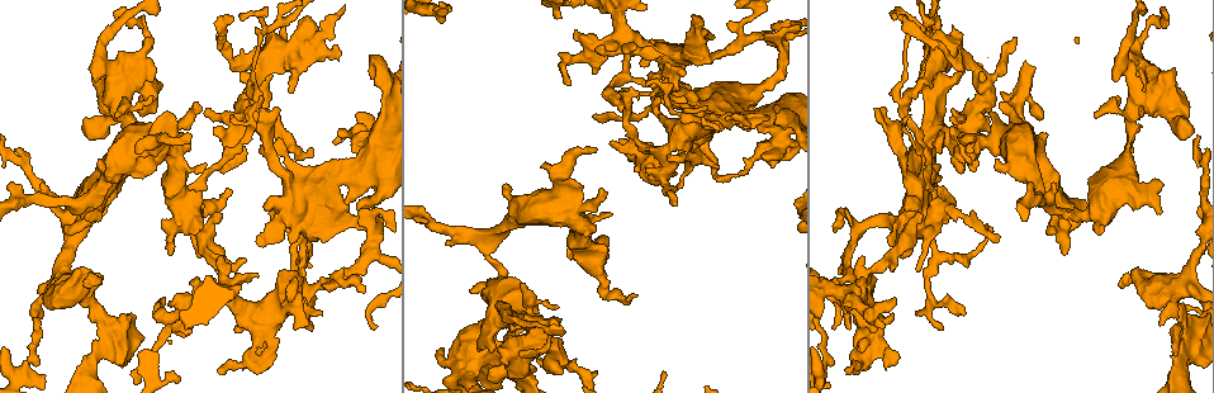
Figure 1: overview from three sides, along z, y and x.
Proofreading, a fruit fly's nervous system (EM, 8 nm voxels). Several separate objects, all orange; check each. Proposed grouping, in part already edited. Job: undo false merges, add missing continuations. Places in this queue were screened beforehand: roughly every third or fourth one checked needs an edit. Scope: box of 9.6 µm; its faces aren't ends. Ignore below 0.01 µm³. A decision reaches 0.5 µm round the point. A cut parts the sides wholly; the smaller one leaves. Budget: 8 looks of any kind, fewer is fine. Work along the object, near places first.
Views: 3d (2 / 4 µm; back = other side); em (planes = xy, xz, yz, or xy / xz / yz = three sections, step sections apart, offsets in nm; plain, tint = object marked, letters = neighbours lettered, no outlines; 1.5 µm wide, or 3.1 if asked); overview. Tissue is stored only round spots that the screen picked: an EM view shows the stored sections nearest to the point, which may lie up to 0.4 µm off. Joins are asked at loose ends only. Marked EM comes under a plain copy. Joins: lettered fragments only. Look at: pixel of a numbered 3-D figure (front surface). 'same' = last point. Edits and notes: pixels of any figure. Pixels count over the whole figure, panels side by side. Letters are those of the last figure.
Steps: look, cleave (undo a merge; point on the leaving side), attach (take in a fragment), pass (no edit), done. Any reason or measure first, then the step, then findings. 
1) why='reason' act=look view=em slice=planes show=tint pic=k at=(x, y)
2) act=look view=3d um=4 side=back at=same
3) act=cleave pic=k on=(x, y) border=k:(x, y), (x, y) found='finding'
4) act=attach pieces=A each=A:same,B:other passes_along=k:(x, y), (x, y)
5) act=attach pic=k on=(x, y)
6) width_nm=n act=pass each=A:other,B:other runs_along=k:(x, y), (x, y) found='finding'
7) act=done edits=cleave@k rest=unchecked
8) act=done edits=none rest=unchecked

why='free end' act=look view=3d um=4 side=back pic=1 at=(489, 350)

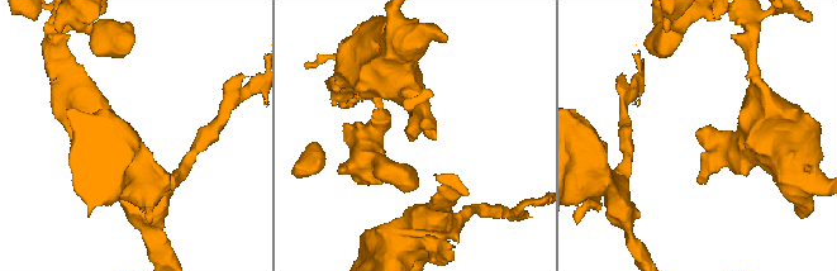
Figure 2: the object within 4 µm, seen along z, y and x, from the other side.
why='shape alone is not enough' act=look view=em slice=planes show=letters pic=2 at=(701, 128)

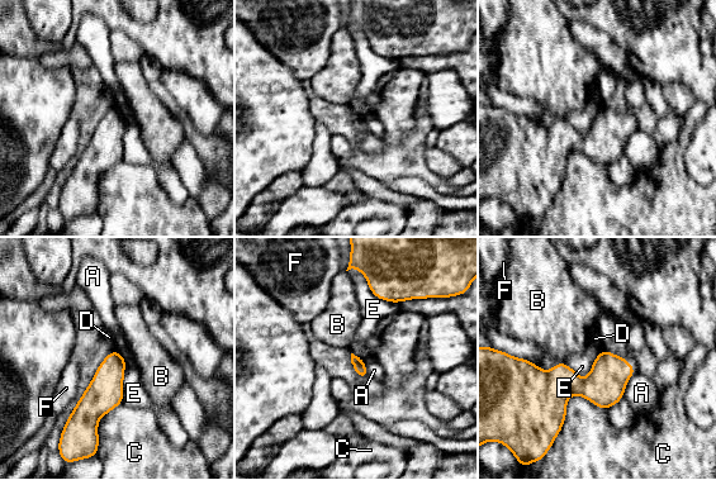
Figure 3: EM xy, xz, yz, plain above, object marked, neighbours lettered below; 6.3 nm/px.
longest_contact=C:300nm act=pass each=A:other,B:other,C:other,D:other,E:other,F:other found='none of them fits'

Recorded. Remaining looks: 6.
why='branch stops here' act=look view=em slice=planes show=letters pic=1 at=(447, 242)

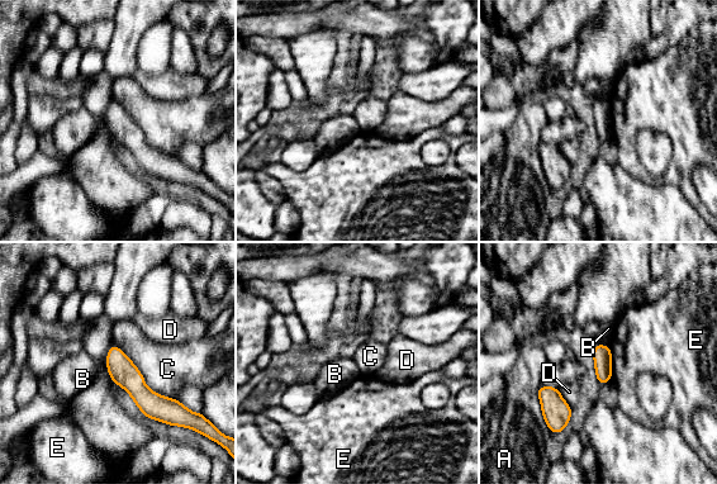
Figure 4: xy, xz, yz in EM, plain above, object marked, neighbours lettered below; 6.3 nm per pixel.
width_nm=120 act=pass each=A:other,B:other,C:other,D:other,E:other border=4:(113, 342), (107, 354), (110, 382) found='no lettered fragment goes on from it'

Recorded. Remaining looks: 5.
why='four arms meet' act=look view=em slice=planes show=letters pic=1 at=(974, 114)

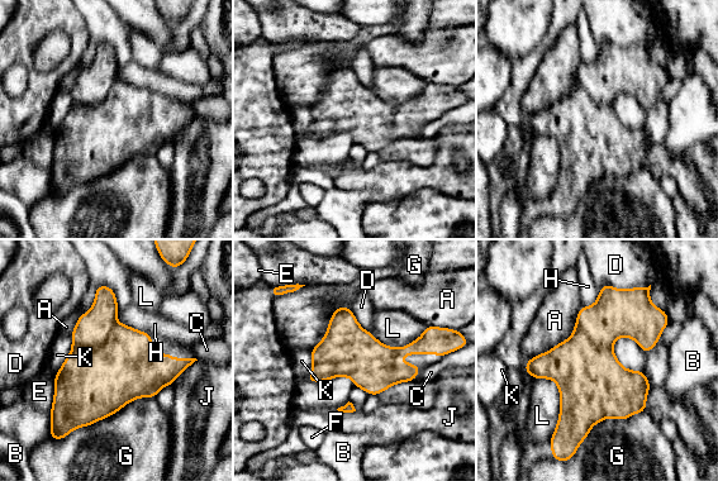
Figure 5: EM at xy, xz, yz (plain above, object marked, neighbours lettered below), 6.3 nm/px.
act=pass each=A:other,B:other,C:other,D:other,E:other,F:other,G:other,H:other,J:other,K:other,L:other border=5:(603, 284), (619, 289), (642, 287) found='one neuron here'

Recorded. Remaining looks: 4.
why='thin neck' act=look view=em slice=planes show=letters pic=1 at=(687, 107)

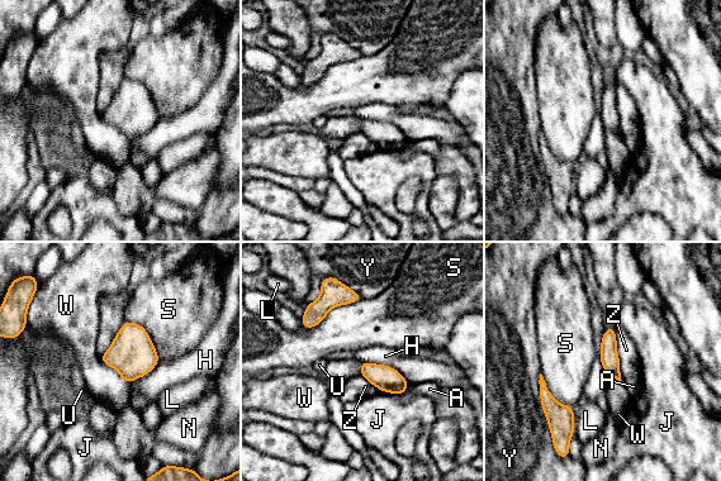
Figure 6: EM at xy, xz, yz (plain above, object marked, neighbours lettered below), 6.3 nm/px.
longest_contact=S:400nm act=pass each=A:other,H:other,J:other,L:other,N:other,S:other,U:other,W:other,Y:other,Z:other border=6:(360, 361), (392, 366), (409, 385) found='all the same neuron'

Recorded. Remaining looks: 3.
act=done edits=none rest=unchecked

